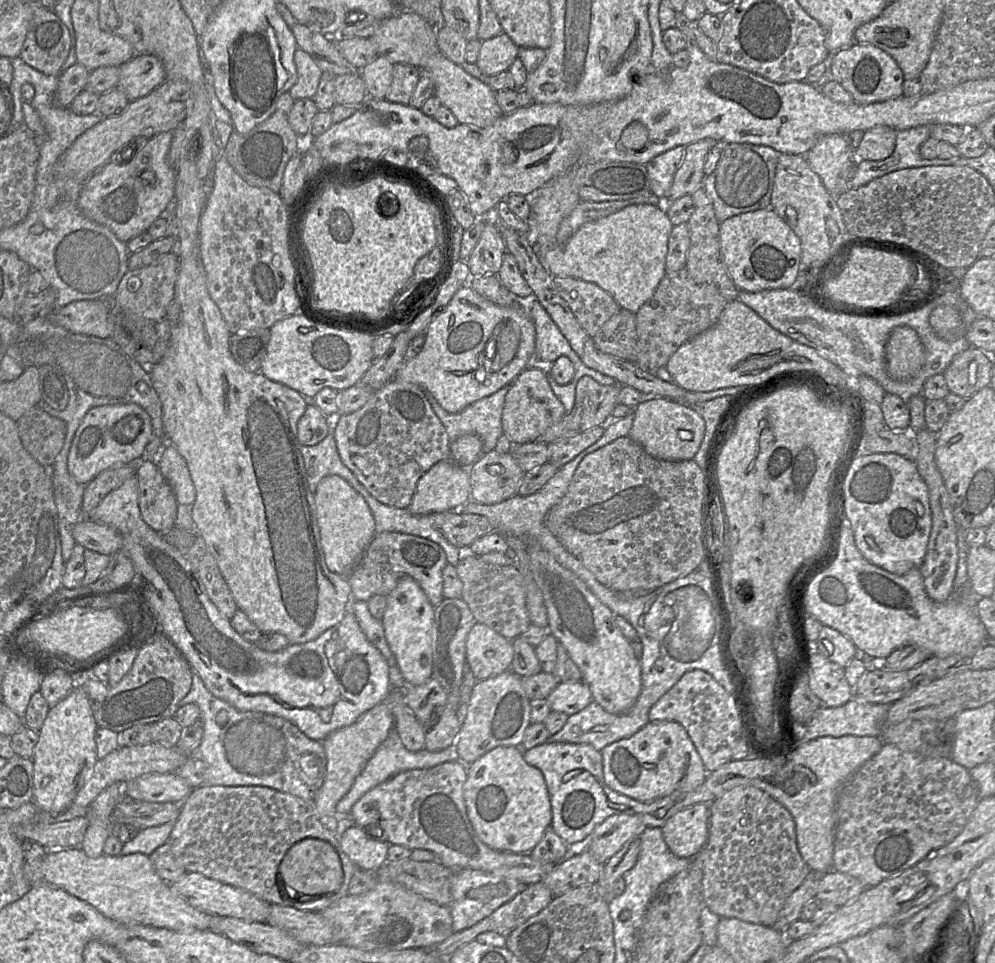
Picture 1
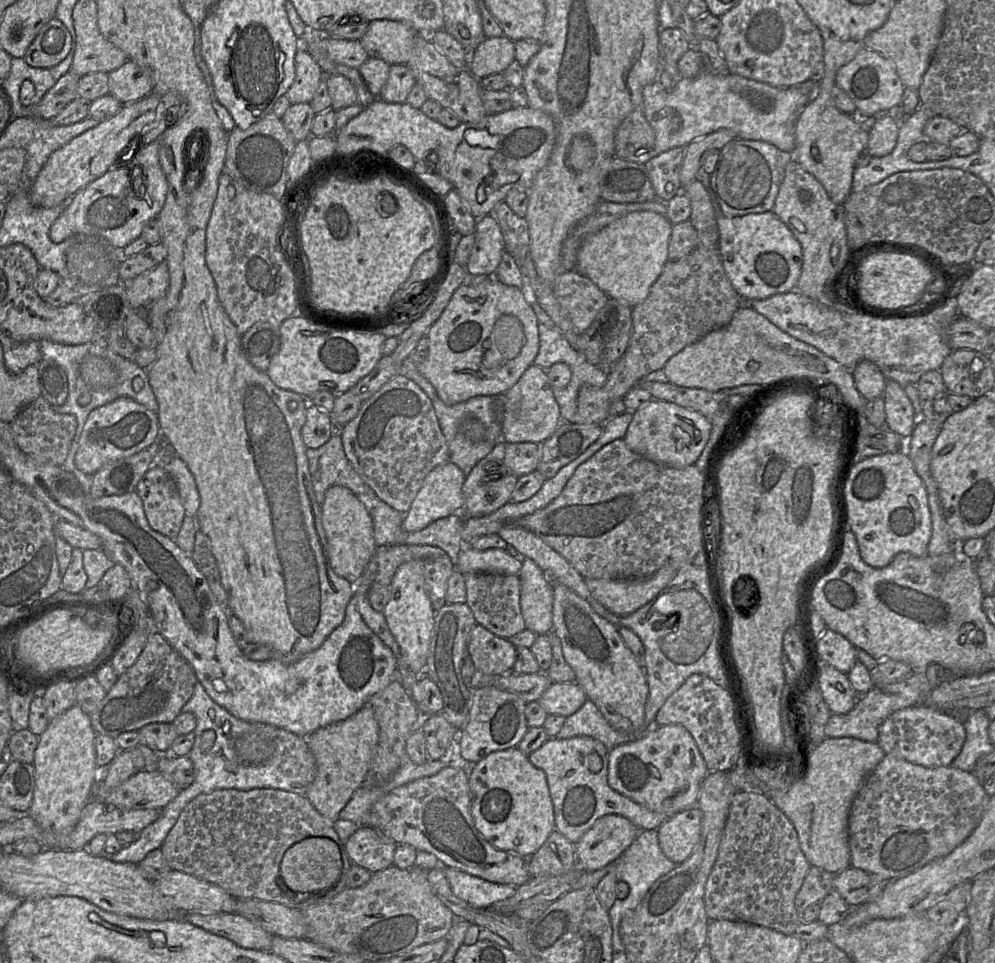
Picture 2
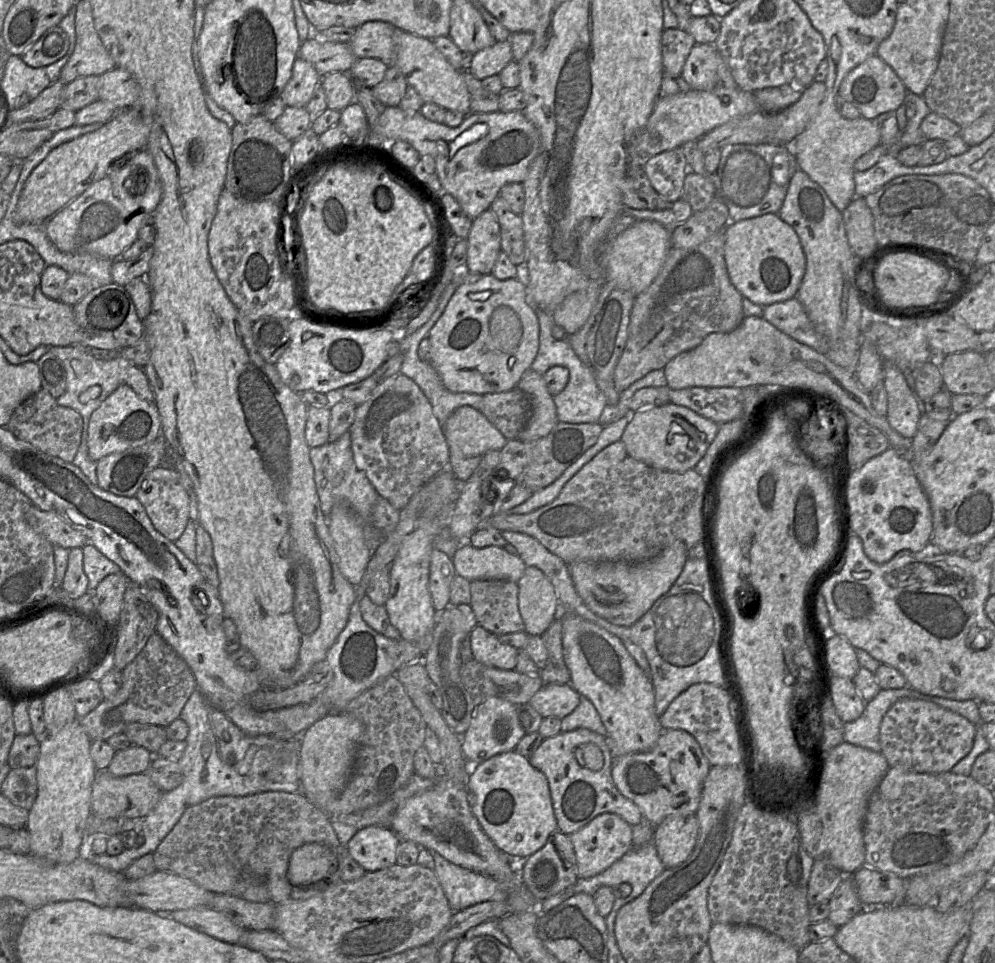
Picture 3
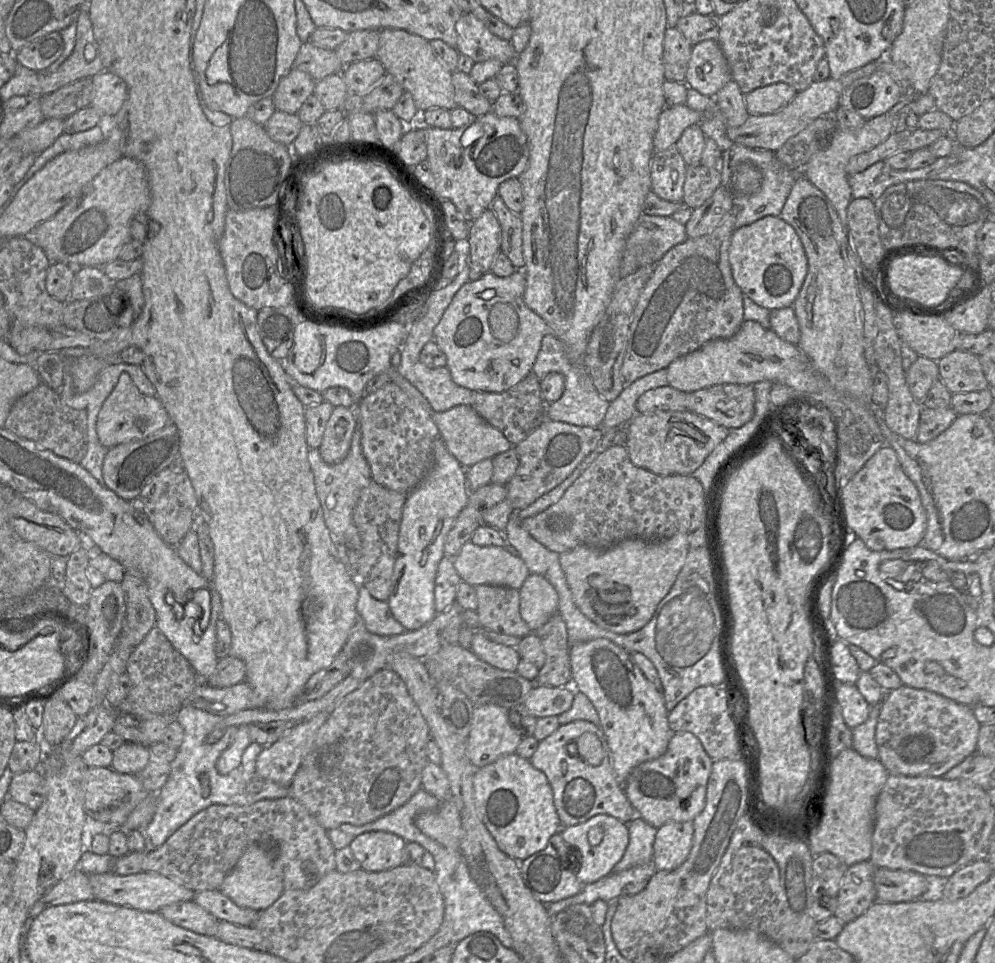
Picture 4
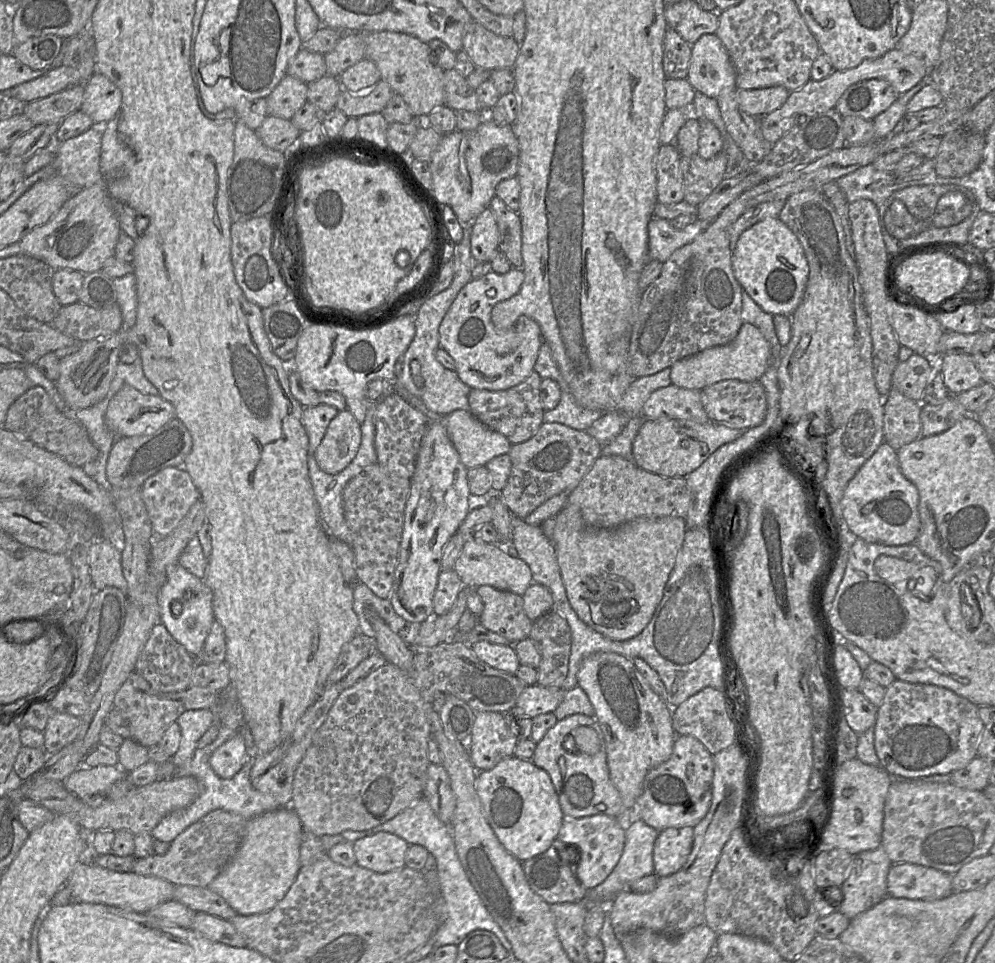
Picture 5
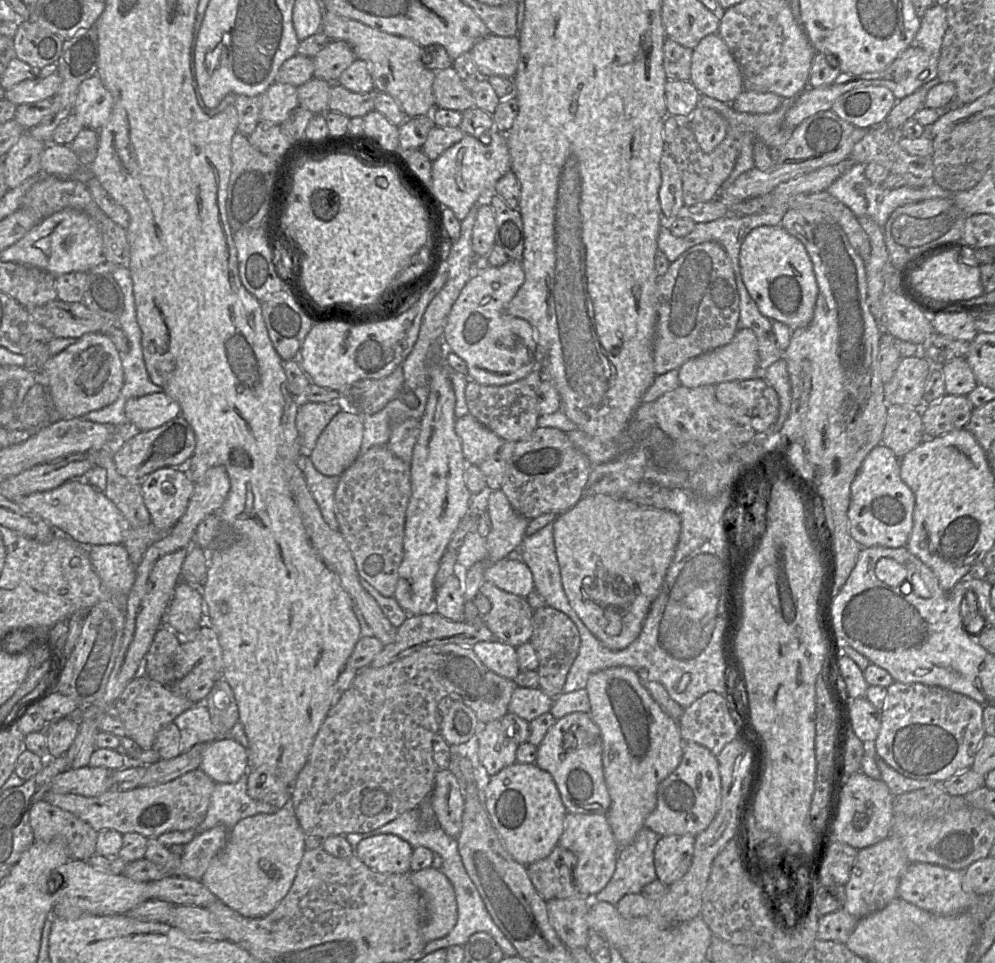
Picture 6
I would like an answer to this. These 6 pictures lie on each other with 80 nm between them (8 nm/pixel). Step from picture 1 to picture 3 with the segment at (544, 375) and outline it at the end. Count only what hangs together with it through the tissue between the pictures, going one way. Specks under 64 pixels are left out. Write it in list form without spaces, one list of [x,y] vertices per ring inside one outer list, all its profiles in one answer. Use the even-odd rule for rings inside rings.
[[[529,369],[516,388],[522,390],[531,403],[530,418],[517,439],[522,442],[532,442],[547,436],[559,420],[553,396],[547,389],[544,376]]]

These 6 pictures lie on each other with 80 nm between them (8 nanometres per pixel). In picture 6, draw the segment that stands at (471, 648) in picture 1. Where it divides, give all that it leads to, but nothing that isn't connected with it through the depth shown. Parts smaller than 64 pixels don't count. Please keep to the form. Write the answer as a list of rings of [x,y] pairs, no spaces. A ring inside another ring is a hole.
[[[498,640],[482,641],[472,650],[488,669],[502,677],[515,680],[520,672],[516,648],[511,645]]]

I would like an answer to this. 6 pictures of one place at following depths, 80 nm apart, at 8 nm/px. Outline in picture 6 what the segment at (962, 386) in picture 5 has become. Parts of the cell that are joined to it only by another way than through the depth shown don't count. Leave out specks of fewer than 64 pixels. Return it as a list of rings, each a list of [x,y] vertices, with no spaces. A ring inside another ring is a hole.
[[[965,357],[953,358],[941,365],[947,394],[967,395],[978,384]]]

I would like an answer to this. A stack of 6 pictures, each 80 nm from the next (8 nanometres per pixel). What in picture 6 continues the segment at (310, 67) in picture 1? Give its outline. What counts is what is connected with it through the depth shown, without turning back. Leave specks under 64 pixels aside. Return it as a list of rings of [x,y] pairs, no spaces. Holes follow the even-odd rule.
[[[275,82],[261,95],[262,107],[260,112],[261,121],[280,125],[285,122],[292,111],[299,104],[297,87]]]

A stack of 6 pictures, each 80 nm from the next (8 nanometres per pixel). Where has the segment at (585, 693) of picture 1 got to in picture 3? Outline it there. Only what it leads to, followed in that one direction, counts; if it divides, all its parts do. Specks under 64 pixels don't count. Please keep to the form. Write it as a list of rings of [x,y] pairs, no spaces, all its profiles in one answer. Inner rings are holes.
[[[544,684],[529,704],[543,717],[560,719],[571,714],[579,705],[581,695],[571,684]]]

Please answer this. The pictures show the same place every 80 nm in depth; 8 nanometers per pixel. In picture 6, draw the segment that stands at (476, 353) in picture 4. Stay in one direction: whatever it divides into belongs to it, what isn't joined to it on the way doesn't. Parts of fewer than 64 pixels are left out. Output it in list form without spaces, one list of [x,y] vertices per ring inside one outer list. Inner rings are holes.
[[[509,260],[500,267],[489,267],[478,275],[471,276],[453,304],[444,328],[447,351],[463,359],[468,368],[468,378],[481,385],[504,386],[525,378],[537,365],[537,340],[532,325],[523,318],[506,312],[507,305],[524,283],[525,272],[521,262]]]

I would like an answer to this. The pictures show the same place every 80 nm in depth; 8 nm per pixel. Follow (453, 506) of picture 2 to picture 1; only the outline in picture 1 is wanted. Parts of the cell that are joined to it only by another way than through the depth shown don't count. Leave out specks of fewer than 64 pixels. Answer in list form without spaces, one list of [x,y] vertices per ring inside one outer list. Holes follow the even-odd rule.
[[[441,460],[420,477],[408,509],[415,515],[428,515],[459,510],[469,500],[468,468]]]

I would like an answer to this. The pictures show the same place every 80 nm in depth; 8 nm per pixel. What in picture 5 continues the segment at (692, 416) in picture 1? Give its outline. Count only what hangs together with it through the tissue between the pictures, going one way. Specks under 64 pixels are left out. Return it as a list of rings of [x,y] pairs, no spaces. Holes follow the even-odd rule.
[[[671,418],[646,419],[633,441],[633,461],[638,467],[662,477],[685,478],[719,447],[736,440],[745,431],[713,422],[702,424]]]

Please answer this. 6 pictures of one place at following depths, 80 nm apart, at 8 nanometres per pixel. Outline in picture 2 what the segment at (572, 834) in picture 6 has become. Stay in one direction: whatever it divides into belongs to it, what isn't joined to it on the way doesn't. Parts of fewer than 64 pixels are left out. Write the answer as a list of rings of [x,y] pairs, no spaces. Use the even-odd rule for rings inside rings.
[[[621,815],[602,816],[574,844],[577,867],[583,872],[606,867],[630,847],[639,832],[632,822]]]

